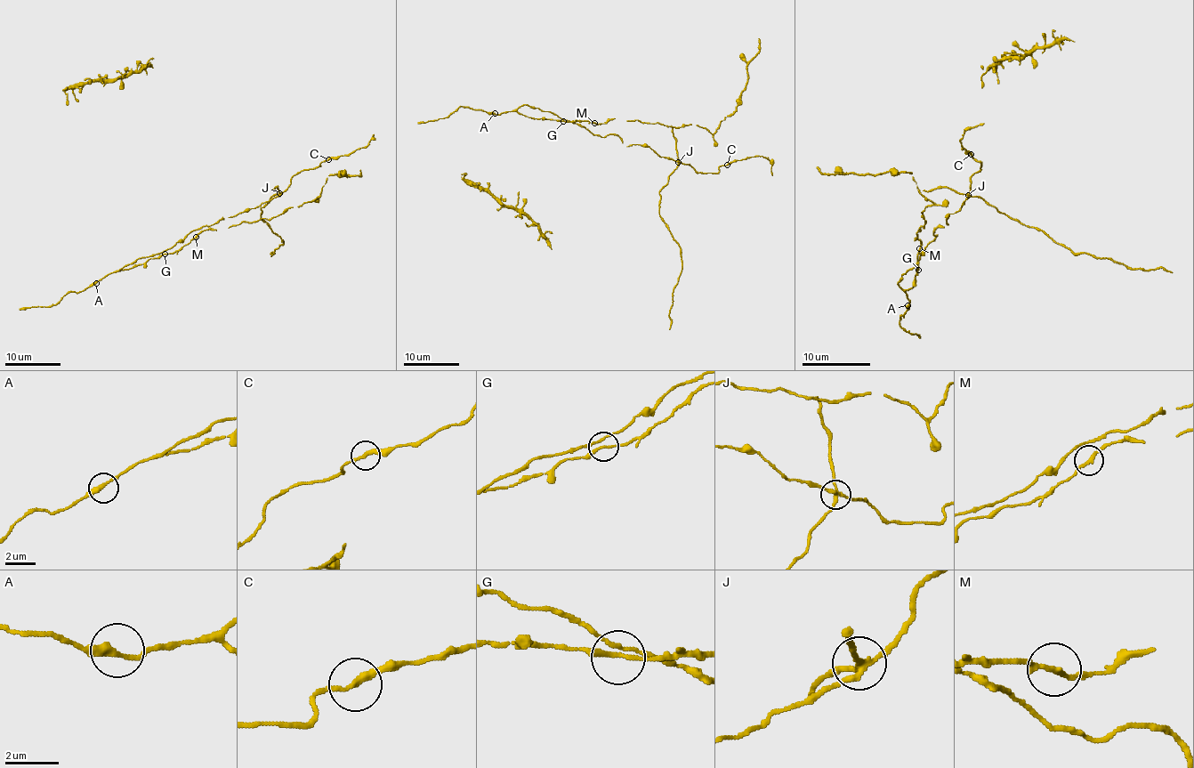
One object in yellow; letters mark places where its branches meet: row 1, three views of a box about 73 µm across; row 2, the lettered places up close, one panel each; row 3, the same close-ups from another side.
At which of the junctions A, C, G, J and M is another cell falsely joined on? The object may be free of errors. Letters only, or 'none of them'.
J

